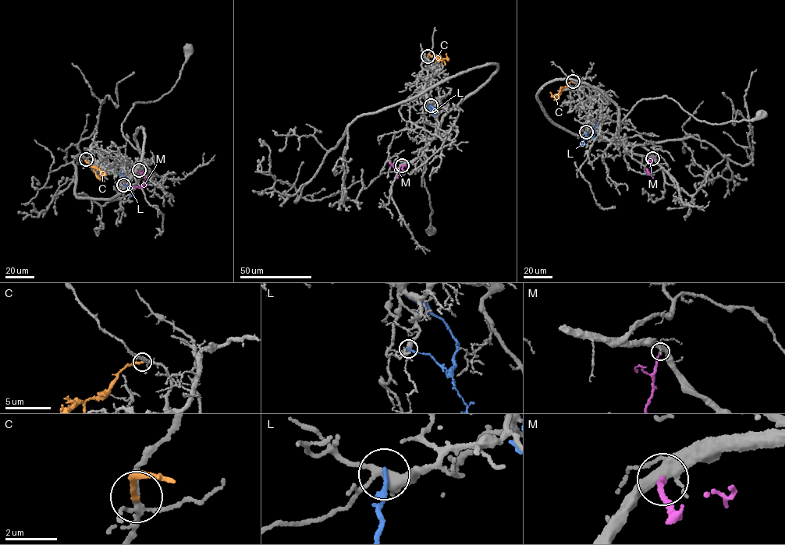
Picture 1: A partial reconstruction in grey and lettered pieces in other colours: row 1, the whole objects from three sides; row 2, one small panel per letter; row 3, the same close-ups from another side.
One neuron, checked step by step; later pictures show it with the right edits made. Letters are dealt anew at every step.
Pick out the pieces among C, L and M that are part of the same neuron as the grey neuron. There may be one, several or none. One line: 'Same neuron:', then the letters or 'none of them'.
Same neuron: M

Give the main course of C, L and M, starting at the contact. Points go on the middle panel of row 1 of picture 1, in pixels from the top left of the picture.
C: (428, 56), (436, 56), (442, 59), (447, 58), (446, 53)
L: (431, 104), (435, 109), (432, 115), (429, 104)
M: (402, 164), (401, 173), (388, 162)

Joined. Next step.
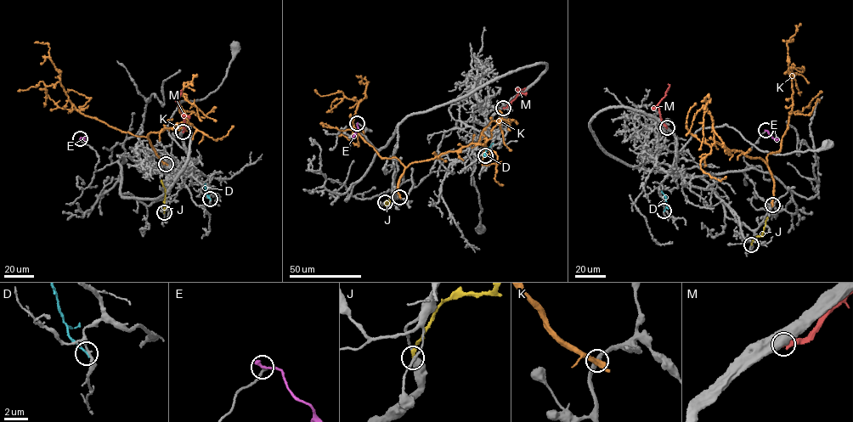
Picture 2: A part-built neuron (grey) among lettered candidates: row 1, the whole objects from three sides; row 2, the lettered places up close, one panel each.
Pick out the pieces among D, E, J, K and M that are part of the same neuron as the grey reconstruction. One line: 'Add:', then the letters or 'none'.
Add: none

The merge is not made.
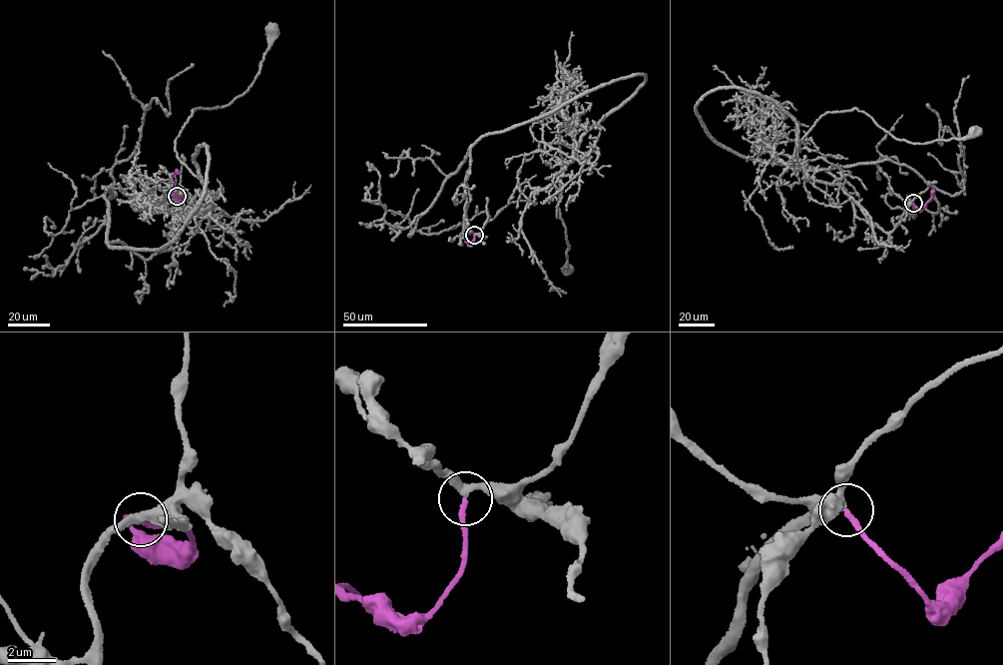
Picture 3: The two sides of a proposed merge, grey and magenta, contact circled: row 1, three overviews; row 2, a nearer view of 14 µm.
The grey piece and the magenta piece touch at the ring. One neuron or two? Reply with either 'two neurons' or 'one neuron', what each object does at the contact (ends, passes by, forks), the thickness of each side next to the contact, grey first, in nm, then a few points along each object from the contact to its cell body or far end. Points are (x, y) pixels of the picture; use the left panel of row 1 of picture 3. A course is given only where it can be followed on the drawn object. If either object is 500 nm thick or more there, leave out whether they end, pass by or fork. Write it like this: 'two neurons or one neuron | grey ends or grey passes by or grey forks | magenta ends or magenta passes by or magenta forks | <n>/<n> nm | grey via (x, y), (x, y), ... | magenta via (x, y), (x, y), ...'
one neuron | grey passes by | magenta ends | 320/240 nm | grey via (176, 196), (167, 251), (109, 247), (184, 226), (210, 155), (196, 177), (175, 141), (249, 89), (270, 29) | magenta via (176, 196), (181, 198), (173, 192), (178, 170)

